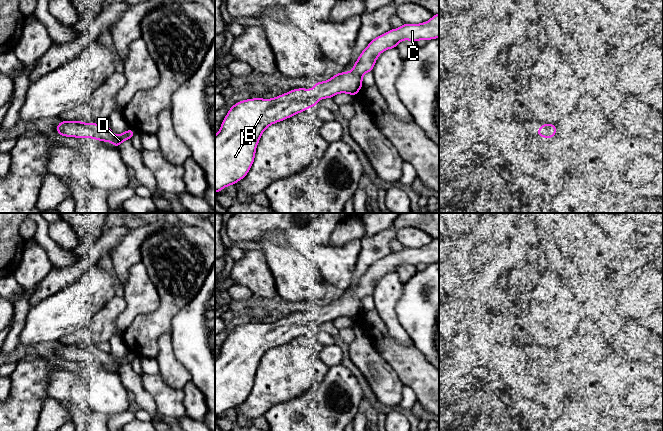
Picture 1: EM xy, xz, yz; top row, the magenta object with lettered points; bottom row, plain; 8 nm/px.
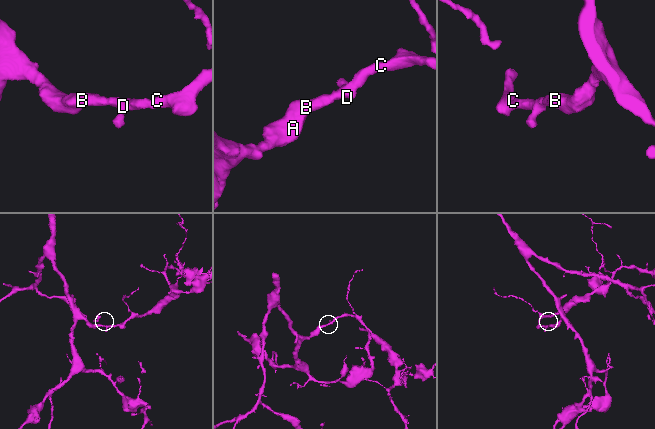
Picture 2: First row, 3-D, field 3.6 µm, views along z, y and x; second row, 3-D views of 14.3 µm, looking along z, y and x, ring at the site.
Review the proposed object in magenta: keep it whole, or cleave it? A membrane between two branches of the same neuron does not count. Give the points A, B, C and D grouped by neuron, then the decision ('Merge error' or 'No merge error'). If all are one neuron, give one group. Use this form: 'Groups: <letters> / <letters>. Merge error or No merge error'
Groups: A B C D. No merge error

